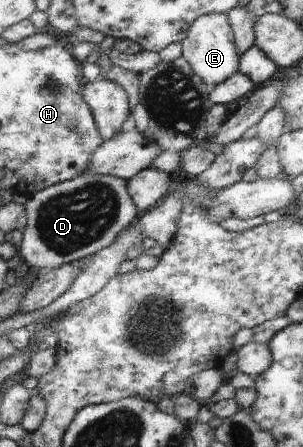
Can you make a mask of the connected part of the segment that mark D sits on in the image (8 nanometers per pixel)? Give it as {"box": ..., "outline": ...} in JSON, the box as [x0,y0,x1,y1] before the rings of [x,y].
{"box":[19,172,141,270],"outline":[[[85,172],[71,180],[52,185],[27,198],[24,204],[28,213],[27,227],[19,244],[19,257],[34,269],[52,270],[65,263],[90,257],[95,252],[113,245],[119,234],[133,225],[141,212],[129,195],[128,180],[111,174],[89,174]]]}

